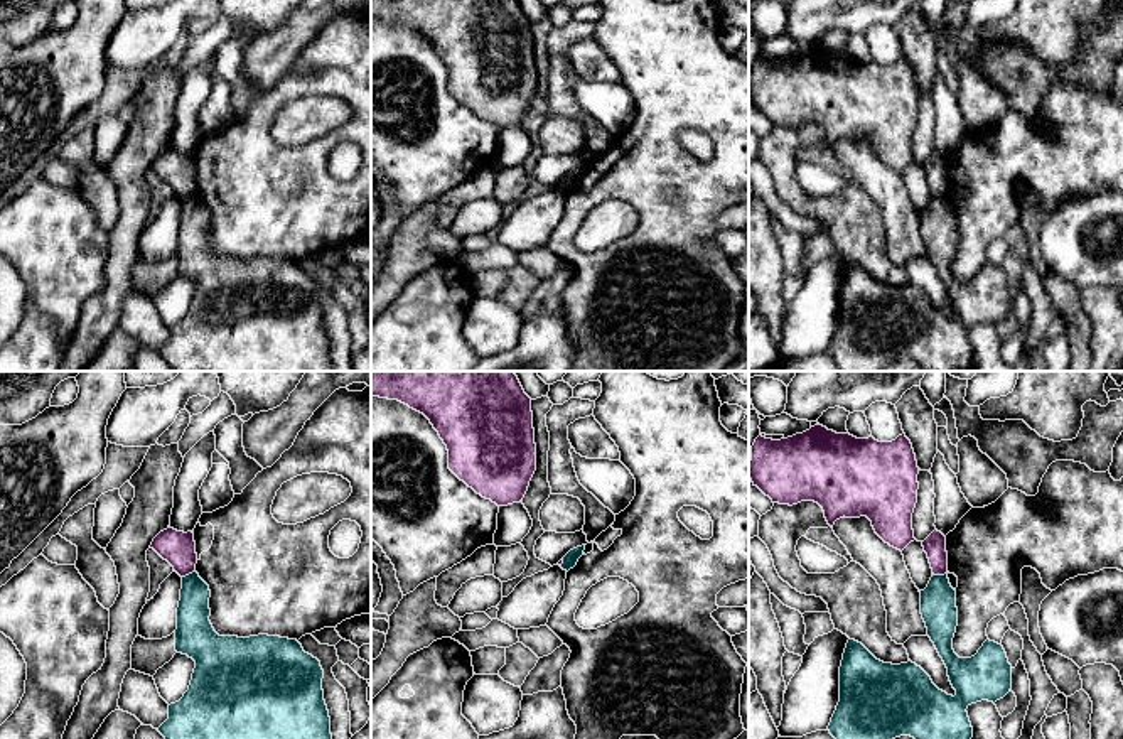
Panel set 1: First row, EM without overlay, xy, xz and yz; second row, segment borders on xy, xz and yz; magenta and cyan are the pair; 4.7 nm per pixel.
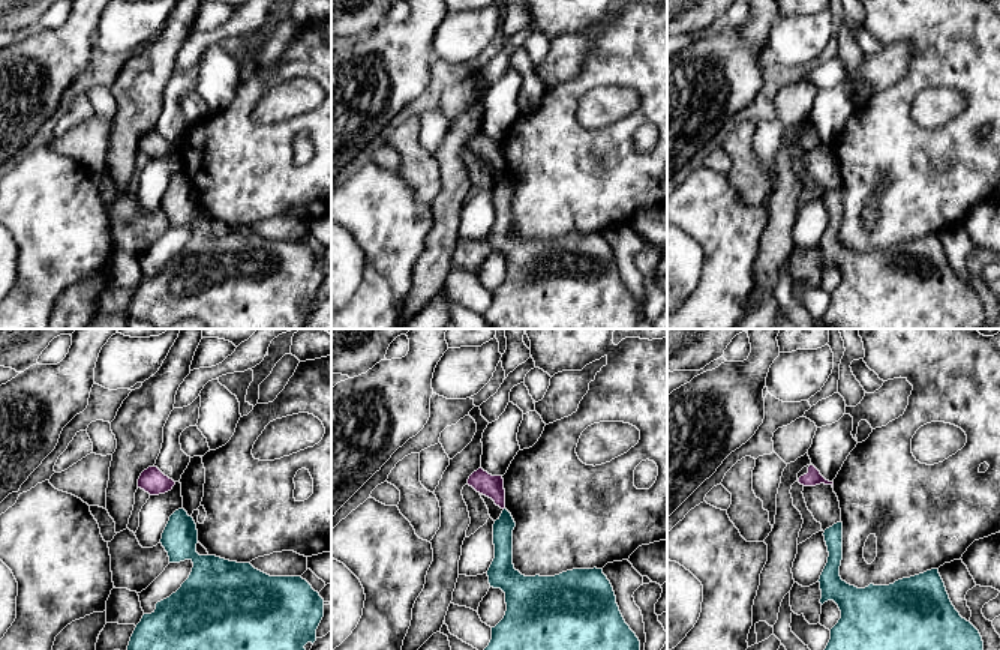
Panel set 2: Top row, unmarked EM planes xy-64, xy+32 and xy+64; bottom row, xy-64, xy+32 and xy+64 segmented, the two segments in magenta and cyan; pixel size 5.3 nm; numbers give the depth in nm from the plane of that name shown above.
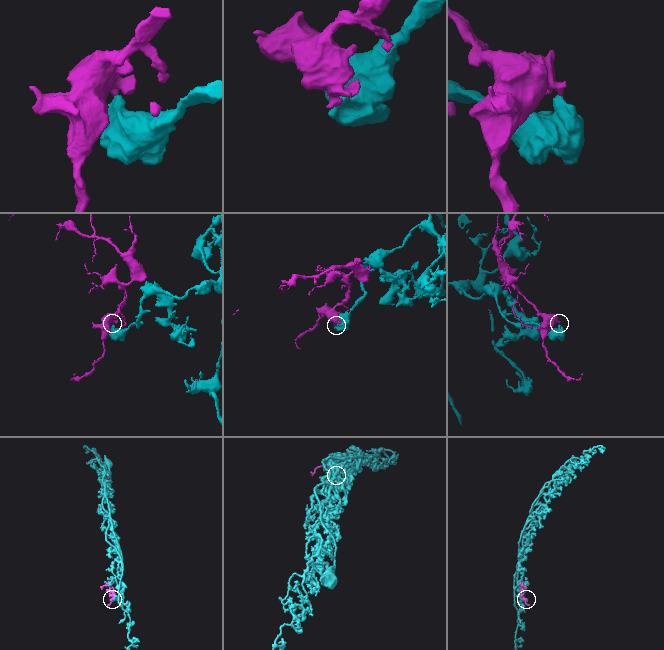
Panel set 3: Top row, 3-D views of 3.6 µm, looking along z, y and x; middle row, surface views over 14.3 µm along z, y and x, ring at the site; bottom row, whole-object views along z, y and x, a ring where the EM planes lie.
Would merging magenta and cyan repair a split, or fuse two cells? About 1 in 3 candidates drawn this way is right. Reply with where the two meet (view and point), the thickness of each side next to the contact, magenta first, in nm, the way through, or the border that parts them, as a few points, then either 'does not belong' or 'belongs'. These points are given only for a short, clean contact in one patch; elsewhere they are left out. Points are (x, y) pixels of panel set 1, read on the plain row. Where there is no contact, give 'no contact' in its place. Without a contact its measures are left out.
yz (940, 196) | 110/180 nm | along yz (933, 194), (946, 196) | does not belong

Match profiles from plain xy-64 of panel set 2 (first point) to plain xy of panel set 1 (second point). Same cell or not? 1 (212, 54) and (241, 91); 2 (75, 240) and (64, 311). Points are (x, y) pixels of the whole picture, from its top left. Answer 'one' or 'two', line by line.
1: one
2: one

